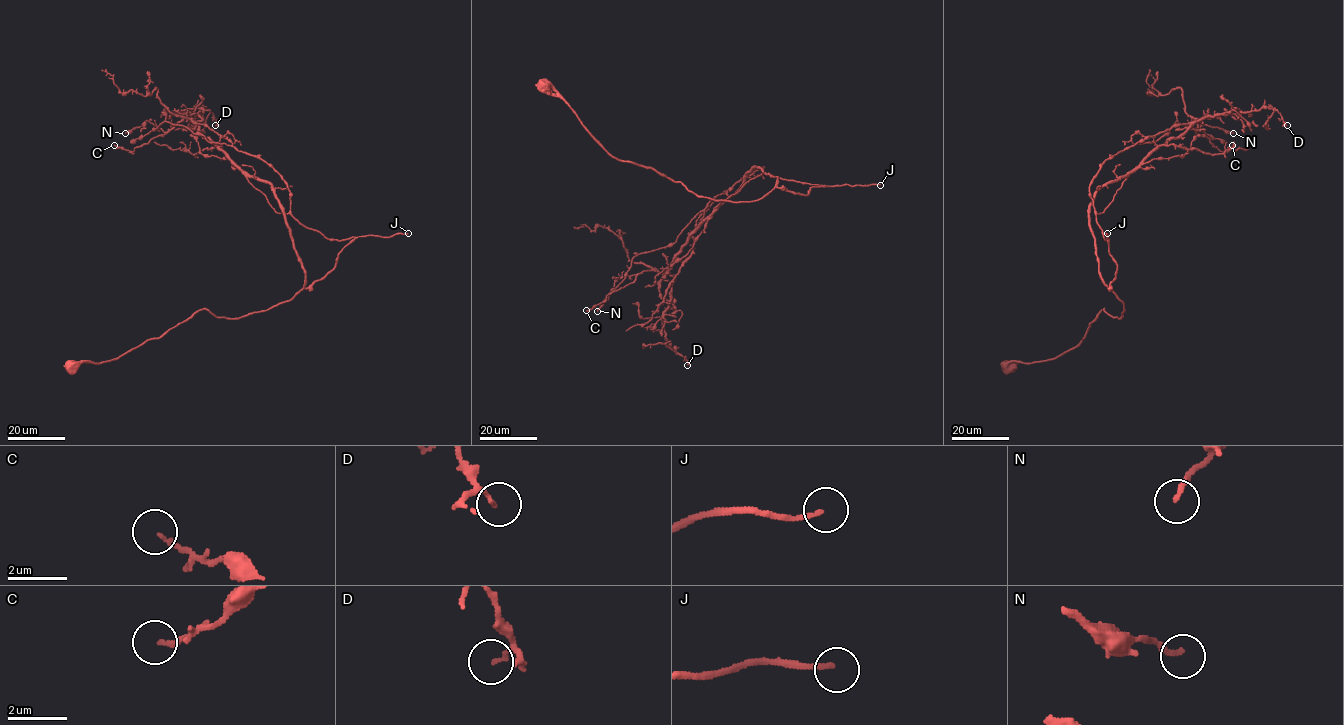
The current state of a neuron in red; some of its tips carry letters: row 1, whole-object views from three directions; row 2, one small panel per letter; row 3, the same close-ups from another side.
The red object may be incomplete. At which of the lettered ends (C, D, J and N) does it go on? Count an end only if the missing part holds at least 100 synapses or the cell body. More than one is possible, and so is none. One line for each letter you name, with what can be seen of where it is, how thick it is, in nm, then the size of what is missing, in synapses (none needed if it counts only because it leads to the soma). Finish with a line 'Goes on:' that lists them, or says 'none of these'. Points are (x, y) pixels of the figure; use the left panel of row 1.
J: Place: (408, 233). Thickness 160 nm. Roughly 130 synapses
Goes on: J

